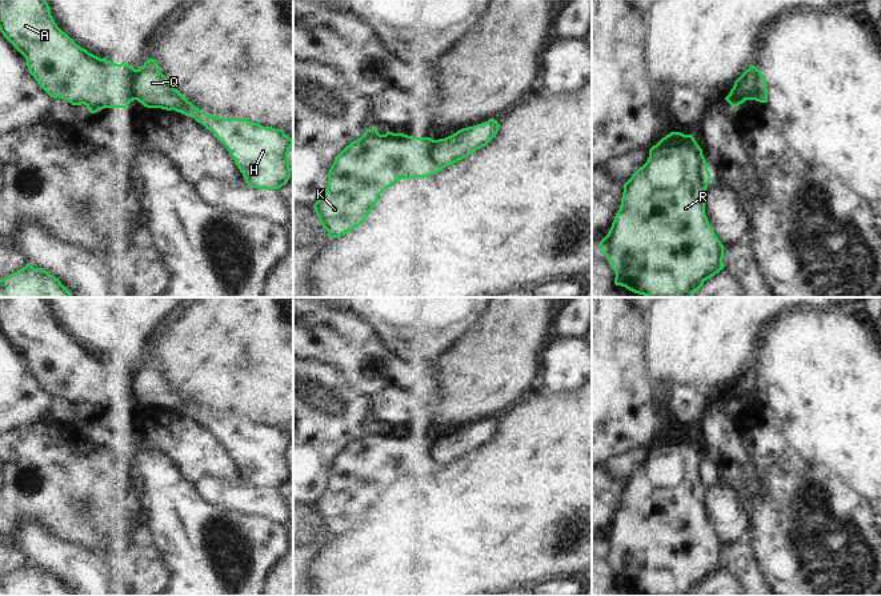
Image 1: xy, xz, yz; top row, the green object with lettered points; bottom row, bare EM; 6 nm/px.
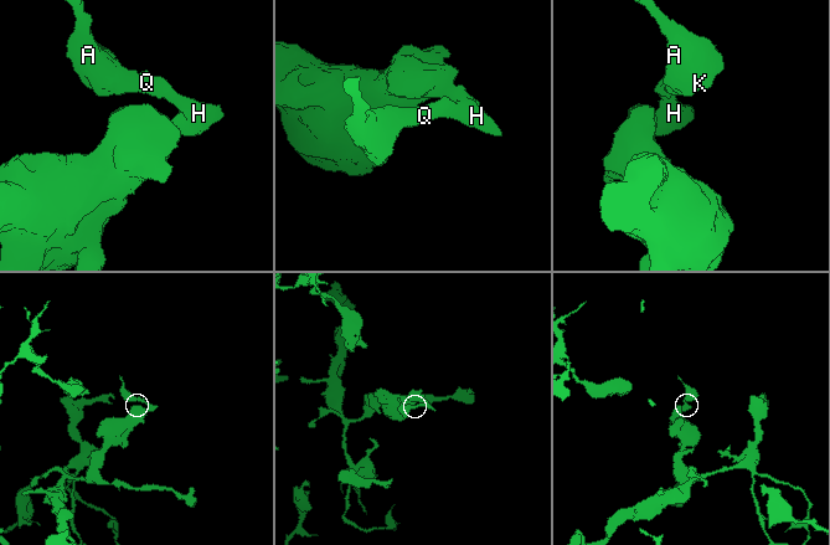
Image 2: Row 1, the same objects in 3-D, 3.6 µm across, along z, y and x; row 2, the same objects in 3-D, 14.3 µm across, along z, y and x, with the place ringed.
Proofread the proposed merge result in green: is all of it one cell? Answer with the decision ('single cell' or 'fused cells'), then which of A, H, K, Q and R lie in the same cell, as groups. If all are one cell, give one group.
fused cells; groups A K / H Q R

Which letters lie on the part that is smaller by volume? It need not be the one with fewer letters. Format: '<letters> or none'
A, K

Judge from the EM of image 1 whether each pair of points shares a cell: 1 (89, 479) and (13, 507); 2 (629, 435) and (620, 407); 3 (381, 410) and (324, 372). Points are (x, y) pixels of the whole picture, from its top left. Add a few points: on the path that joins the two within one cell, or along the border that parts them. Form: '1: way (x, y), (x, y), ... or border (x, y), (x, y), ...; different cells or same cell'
1: way (71, 492), (41, 492), (32, 498); same cell
2: way (629, 428), (629, 418), (625, 414); same cell
3: border (369, 399), (369, 418), (373, 426); different cells

